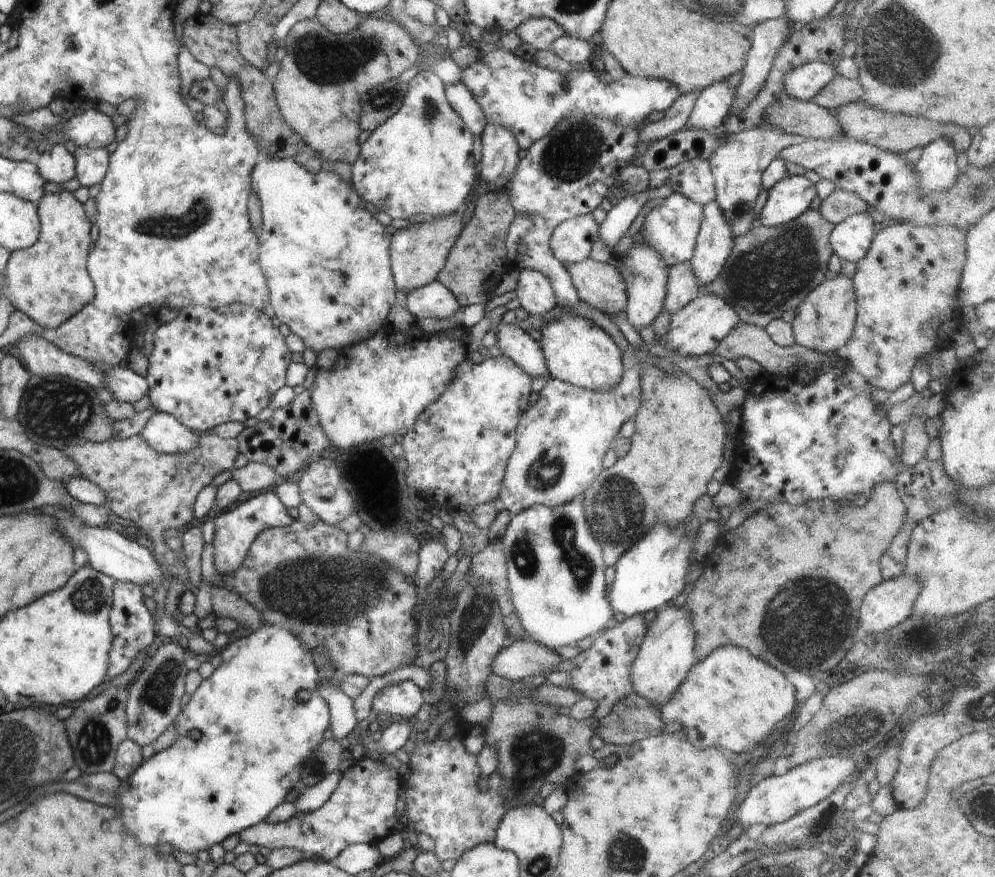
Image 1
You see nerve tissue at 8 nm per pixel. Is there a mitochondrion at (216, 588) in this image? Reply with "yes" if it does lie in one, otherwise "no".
no

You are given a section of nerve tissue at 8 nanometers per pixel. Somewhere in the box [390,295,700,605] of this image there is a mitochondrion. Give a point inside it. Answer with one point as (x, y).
(613, 510)

